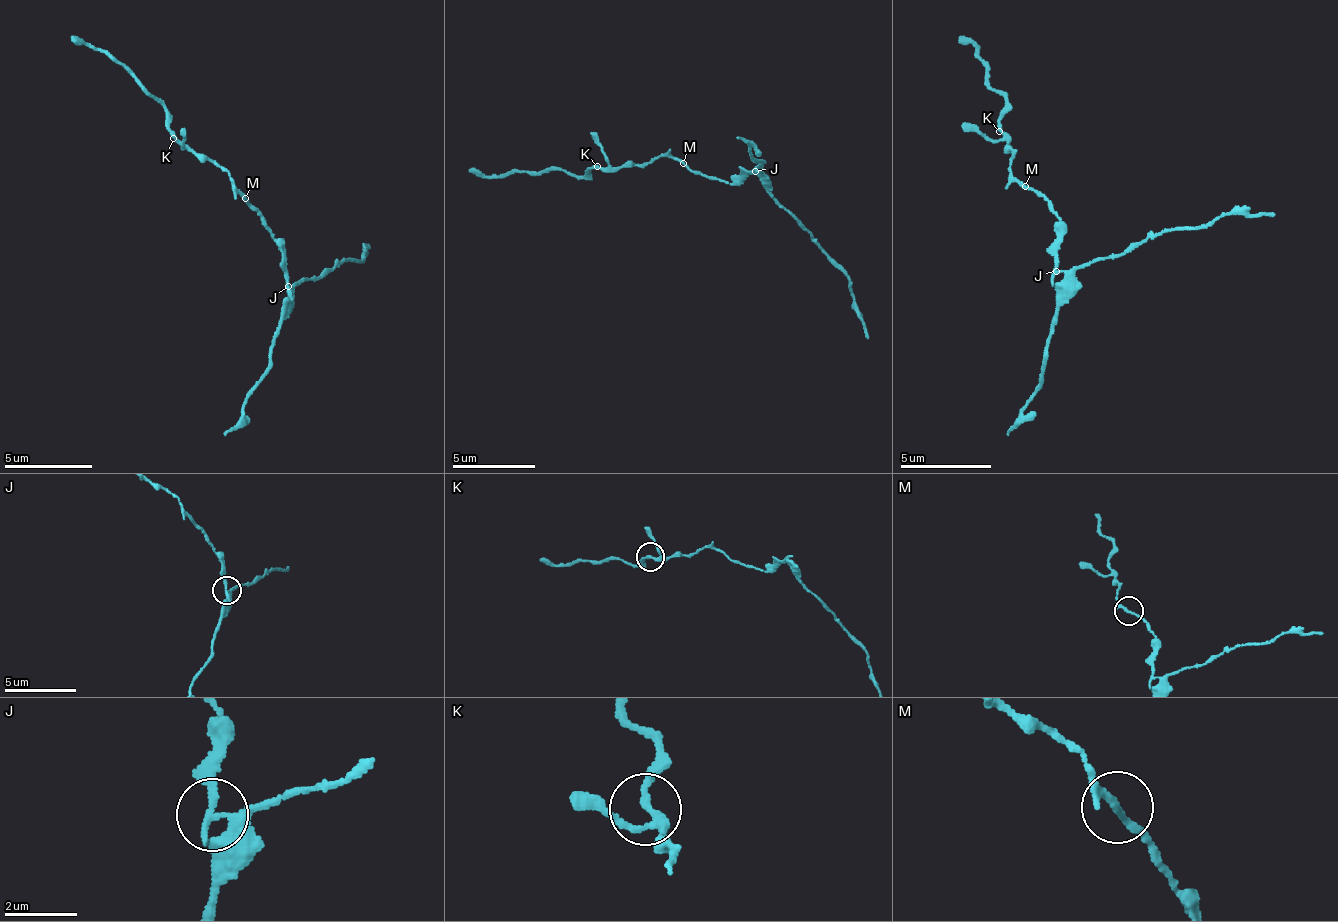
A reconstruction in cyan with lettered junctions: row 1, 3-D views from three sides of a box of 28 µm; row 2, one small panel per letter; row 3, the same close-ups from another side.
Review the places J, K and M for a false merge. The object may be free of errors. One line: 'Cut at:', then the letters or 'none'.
Cut at: J

